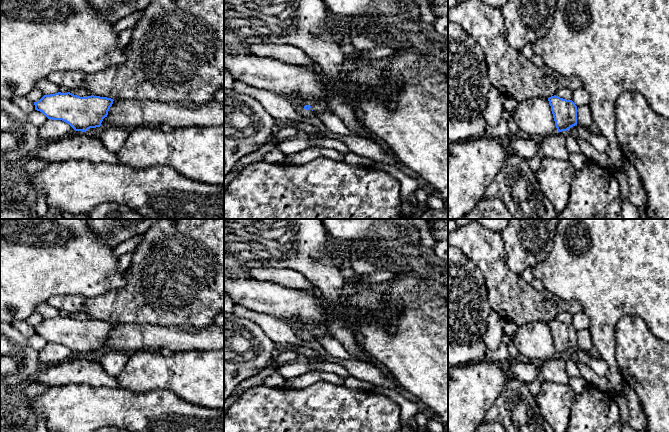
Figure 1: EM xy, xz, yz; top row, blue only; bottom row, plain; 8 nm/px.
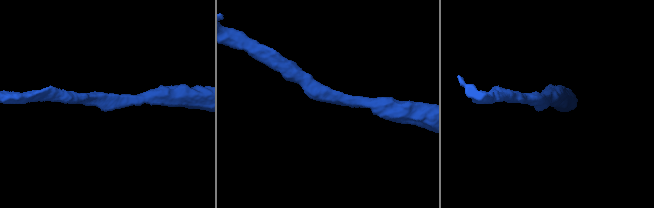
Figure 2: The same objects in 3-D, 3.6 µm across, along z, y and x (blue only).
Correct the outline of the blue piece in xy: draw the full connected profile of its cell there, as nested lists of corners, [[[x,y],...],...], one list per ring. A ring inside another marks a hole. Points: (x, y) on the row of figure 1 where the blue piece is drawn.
[[[58,92],[44,95],[34,105],[35,110],[42,112],[48,119],[62,120],[75,131],[86,132],[101,126],[113,101],[107,97],[80,97],[70,92]]]

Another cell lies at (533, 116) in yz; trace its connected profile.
[[[535,97],[518,103],[512,112],[520,135],[547,137],[558,132],[548,98]]]

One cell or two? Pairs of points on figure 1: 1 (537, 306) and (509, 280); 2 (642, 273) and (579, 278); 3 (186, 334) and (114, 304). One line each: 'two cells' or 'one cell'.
1: one cell
2: one cell
3: two cells

